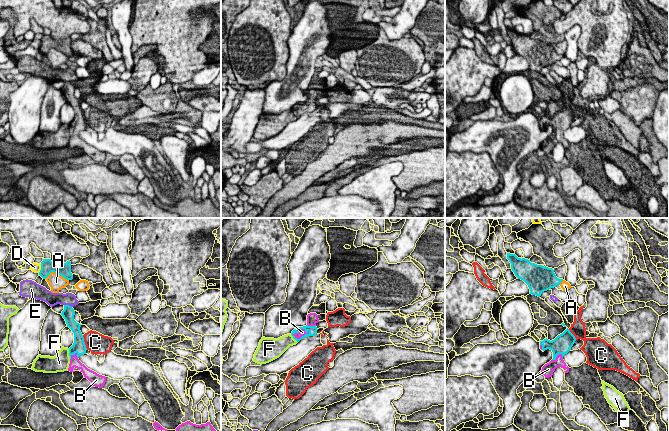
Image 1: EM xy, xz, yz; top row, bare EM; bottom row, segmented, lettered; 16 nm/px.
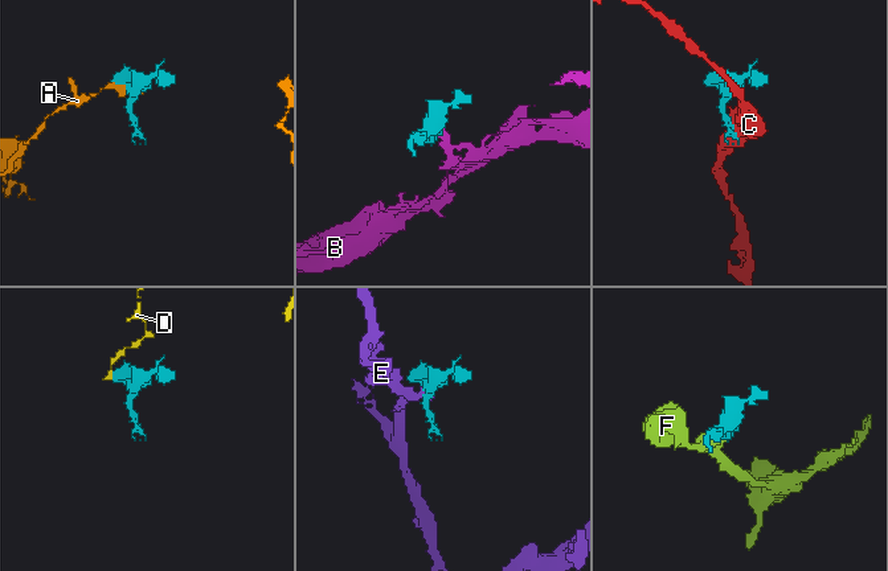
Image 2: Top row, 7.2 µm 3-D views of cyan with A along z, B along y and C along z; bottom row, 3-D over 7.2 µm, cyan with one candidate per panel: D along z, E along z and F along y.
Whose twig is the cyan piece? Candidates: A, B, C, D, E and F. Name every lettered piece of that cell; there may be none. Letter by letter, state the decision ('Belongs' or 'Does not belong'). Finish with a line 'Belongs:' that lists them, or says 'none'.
A: Does not belong
B: Belongs
C: Does not belong
D: Does not belong
E: Does not belong
F: Does not belong
Belongs: B

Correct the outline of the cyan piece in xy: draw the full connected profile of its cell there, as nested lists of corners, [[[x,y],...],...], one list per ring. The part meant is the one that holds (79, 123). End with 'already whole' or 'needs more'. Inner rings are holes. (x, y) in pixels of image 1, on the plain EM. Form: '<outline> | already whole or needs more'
[[[64,81],[64,86],[62,87],[61,91],[65,95],[67,103],[69,103],[74,109],[74,119],[69,124],[70,140],[68,147],[75,148],[73,146],[74,143],[80,145],[80,148],[83,149],[84,153],[91,158],[91,162],[103,164],[106,158],[106,153],[88,145],[78,135],[80,131],[86,130],[87,124],[84,118],[84,113],[80,107],[81,100],[74,96],[74,85],[69,81]]] | needs more

